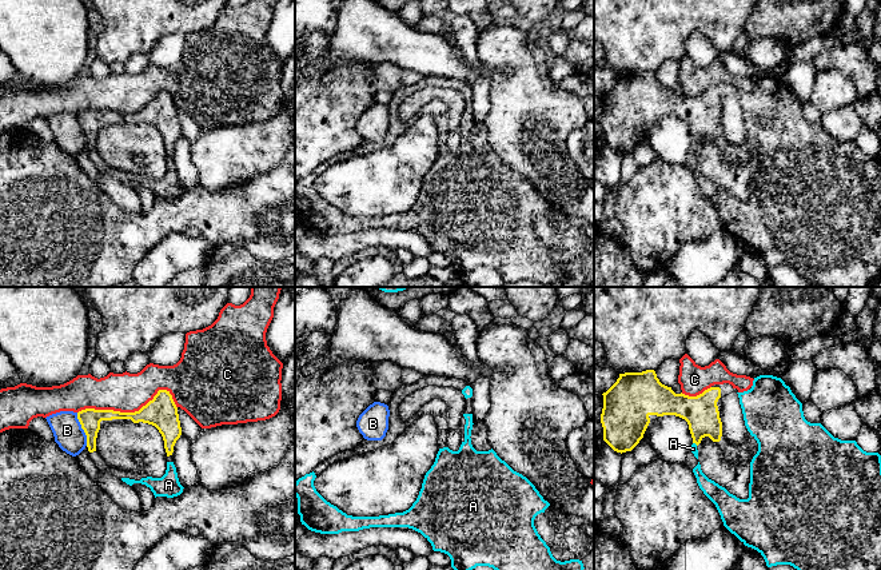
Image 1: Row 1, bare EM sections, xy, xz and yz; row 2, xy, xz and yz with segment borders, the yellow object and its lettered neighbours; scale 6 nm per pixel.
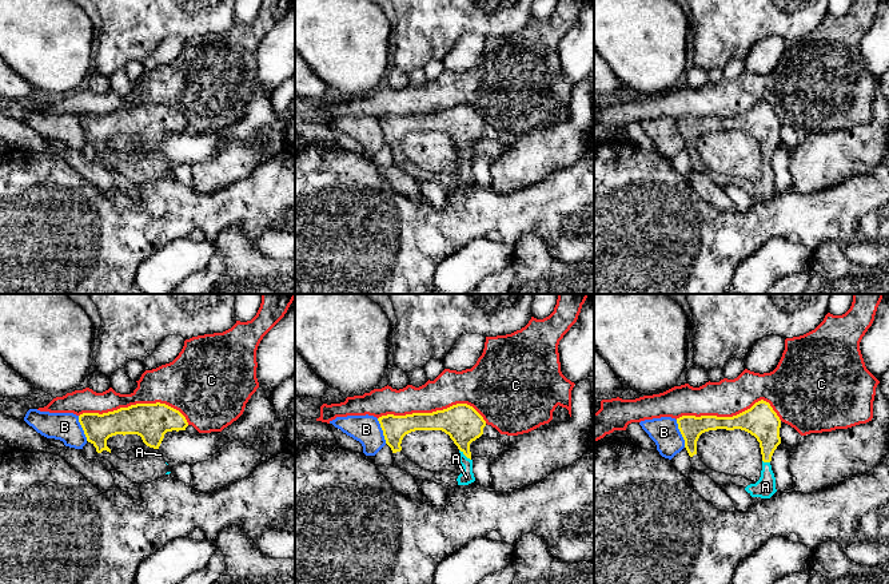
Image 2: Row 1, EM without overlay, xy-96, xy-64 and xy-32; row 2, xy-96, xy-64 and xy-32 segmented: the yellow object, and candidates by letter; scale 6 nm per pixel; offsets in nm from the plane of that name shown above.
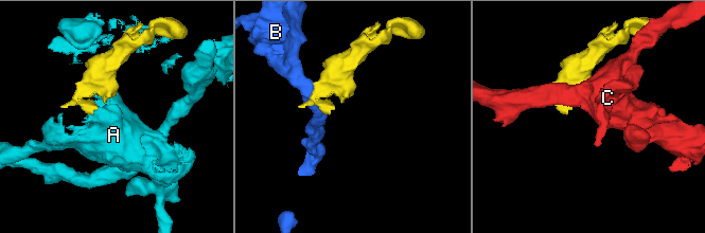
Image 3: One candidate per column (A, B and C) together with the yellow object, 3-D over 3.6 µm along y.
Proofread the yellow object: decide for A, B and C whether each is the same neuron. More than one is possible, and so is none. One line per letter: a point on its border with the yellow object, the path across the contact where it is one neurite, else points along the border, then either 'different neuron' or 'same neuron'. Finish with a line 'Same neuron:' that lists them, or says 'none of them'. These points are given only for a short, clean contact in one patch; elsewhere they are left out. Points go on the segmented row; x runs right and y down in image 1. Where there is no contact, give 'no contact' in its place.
A: yz (696, 443) | same neuron
B: xy (82, 427) | along xy (76, 413), (87, 445) | different neuron
C: xy (130, 413) | different neuron
Same neuron: A

